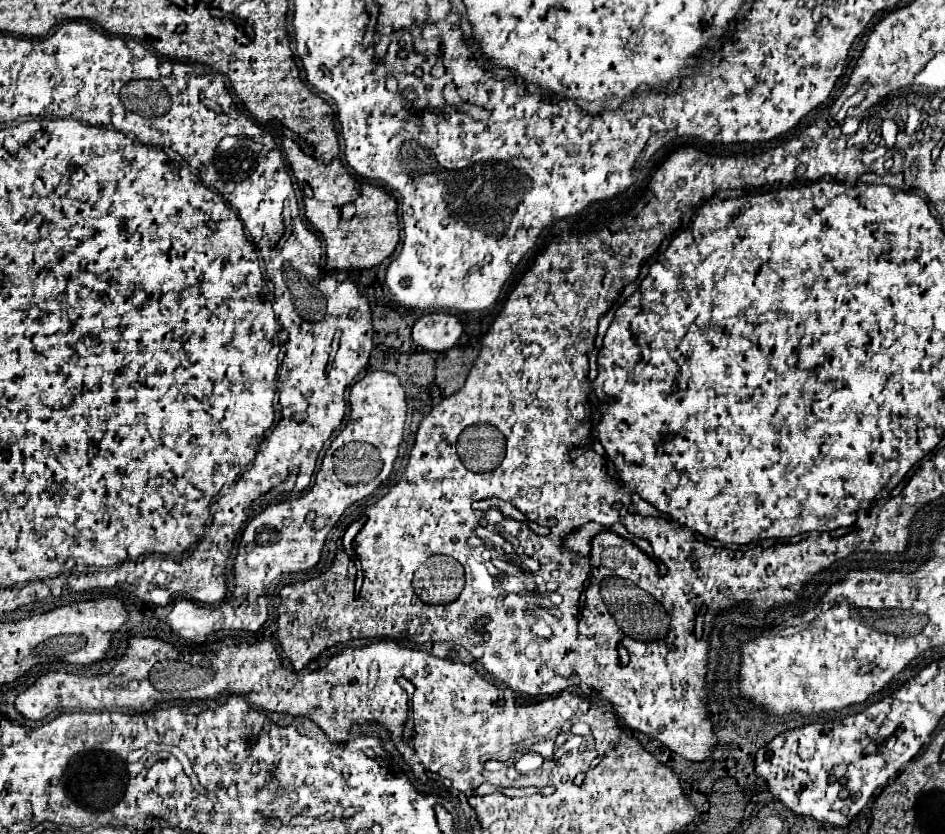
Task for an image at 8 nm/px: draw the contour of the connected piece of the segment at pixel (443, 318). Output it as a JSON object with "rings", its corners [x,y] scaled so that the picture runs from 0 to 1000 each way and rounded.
{"rings":[[[455,375],[438,387],[436,406],[453,421],[476,418],[489,402],[489,387],[476,375]]]}

